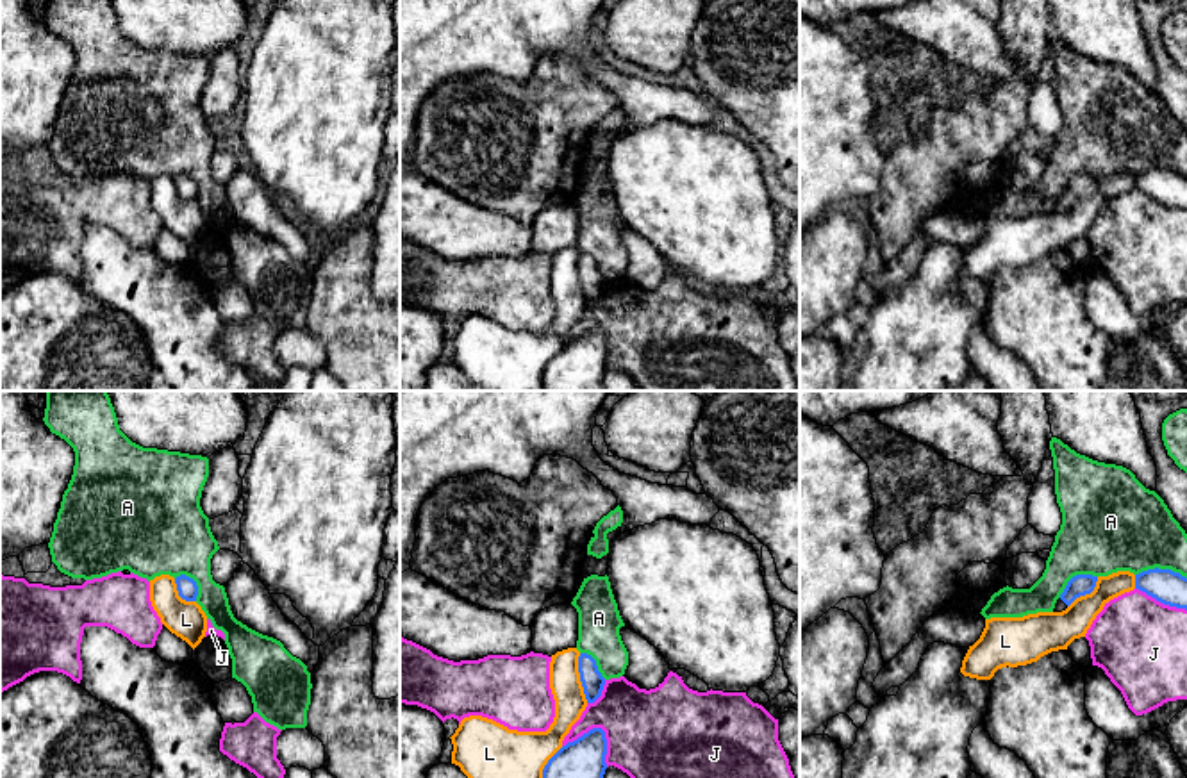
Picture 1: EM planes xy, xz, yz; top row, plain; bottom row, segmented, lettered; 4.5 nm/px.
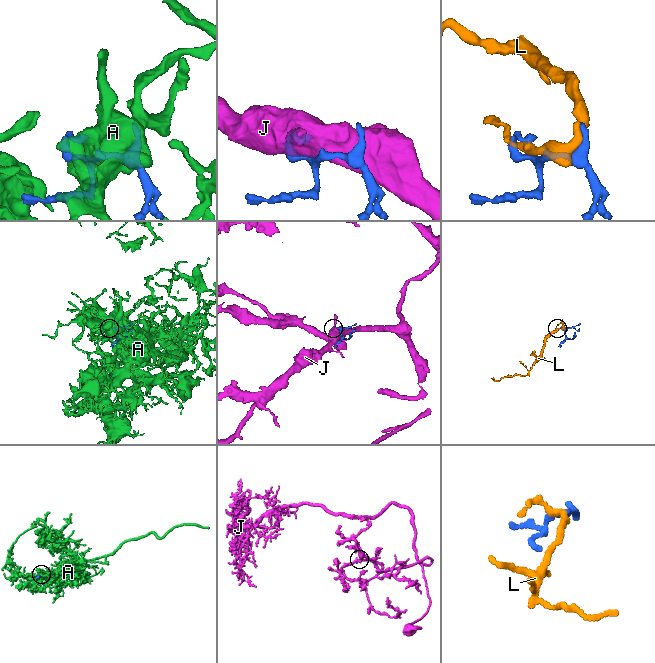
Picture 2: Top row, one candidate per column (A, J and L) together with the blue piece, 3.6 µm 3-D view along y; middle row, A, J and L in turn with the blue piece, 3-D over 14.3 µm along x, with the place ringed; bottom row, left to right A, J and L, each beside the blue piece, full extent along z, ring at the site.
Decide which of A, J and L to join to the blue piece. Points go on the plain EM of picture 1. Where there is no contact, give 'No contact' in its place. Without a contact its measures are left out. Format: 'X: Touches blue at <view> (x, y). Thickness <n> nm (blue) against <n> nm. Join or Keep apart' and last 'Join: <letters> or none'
A: Touches blue at yz (1161, 170). Thickness 150 nm (blue) against 400 nm. Keep apart
J: Touches blue at xz (600, 329). Thickness 280 nm (blue) against 420 nm. Keep apart
L: Touches blue at xz (581, 279). Thickness 100 nm (blue) against 140 nm. Keep apart
Join: none

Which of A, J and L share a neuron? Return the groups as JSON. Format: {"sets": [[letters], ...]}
{"sets": [["A"], ["J"], ["L"]]}

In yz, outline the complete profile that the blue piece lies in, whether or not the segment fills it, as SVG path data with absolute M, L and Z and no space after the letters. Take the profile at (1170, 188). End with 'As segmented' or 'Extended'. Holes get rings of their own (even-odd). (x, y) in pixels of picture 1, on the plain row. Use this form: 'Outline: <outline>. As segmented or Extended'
Outline: M1148 170L1135 175L1135 189L1157 202L1187 211L1187 178L1171 170Z. As segmented

